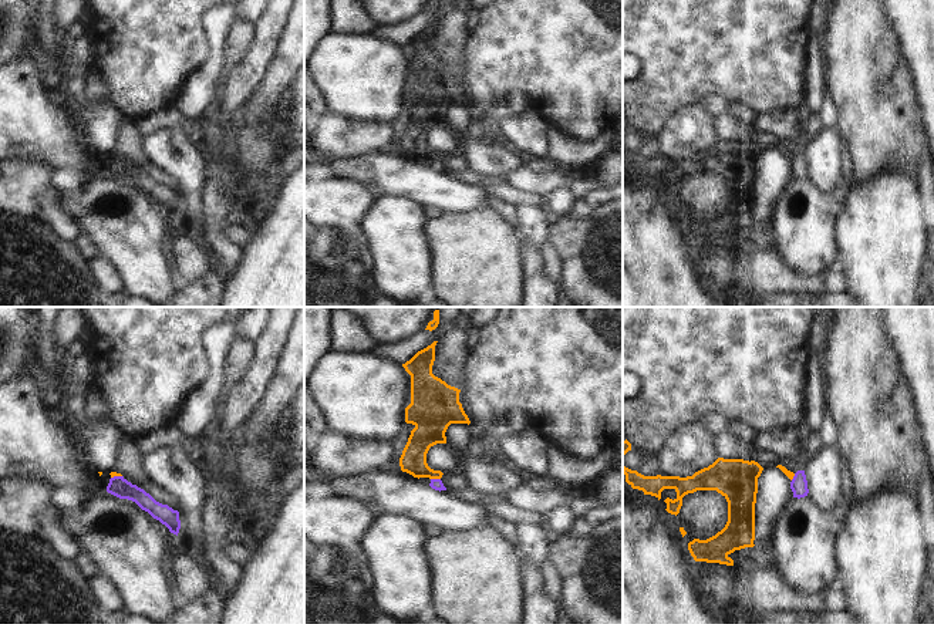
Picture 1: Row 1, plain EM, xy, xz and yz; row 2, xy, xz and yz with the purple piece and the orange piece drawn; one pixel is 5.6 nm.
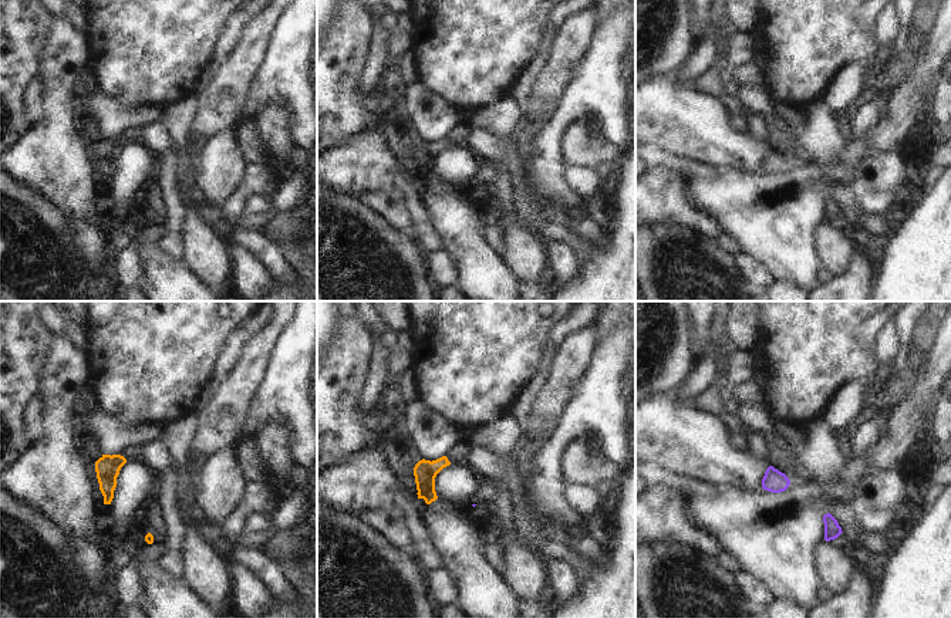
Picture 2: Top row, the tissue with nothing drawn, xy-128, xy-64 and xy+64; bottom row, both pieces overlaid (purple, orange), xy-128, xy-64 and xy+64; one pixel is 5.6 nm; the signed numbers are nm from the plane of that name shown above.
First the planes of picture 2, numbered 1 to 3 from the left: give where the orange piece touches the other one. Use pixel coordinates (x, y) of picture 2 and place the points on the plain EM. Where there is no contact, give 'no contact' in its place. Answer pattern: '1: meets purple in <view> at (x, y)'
1: no contact
2: no contact
3: no contact

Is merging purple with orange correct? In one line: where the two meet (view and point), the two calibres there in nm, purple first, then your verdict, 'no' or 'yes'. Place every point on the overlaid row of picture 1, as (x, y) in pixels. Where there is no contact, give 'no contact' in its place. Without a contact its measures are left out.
meets purple in xz at (435, 479); 60 nm thick on the purple side, 150 nm on the other; no

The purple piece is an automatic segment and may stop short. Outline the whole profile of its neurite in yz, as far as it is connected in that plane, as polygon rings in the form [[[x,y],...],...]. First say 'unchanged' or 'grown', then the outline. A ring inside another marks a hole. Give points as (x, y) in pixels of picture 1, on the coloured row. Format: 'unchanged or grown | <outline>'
unchanged | [[[798,470],[790,482],[793,497],[805,497],[809,493],[805,470]]]

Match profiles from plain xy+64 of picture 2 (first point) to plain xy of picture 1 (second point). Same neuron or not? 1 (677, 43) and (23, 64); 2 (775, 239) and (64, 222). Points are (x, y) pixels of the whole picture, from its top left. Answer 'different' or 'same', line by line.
1: different
2: different

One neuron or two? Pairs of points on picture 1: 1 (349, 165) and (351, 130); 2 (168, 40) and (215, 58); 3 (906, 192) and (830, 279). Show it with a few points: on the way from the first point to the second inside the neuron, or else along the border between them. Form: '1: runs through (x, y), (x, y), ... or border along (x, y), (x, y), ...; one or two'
1: border along (378, 149), (340, 157), (319, 152); two
2: border along (202, 23), (208, 57), (185, 80); two
3: border along (840, 266), (847, 290); two

